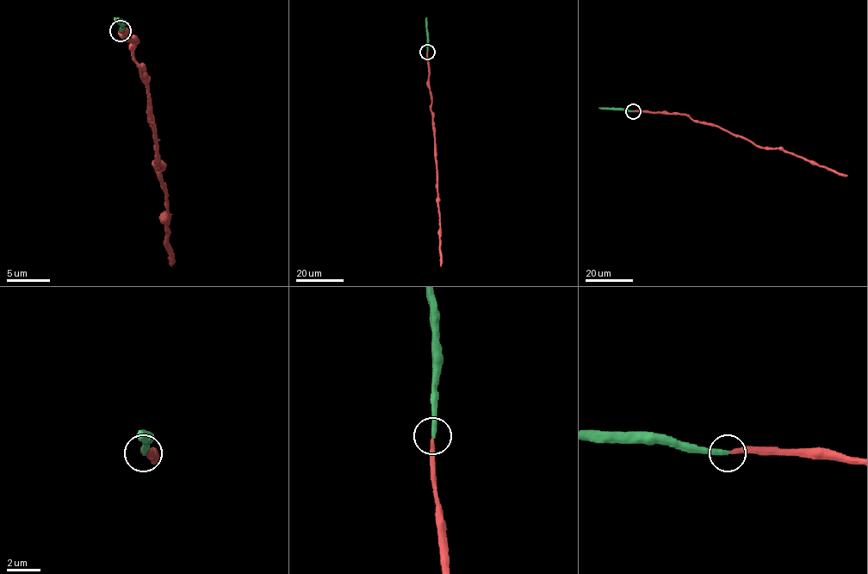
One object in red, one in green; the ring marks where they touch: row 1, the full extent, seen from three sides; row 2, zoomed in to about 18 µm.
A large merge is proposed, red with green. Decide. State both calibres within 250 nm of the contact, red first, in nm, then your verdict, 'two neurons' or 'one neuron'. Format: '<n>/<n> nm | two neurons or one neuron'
260/300 nm | one neuron

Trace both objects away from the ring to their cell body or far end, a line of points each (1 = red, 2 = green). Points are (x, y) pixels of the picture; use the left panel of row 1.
1: (120, 31), (135, 42), (133, 57), (145, 74), (148, 111), (154, 126), (157, 163), (165, 189), (170, 265)
2: (120, 31), (118, 18)

